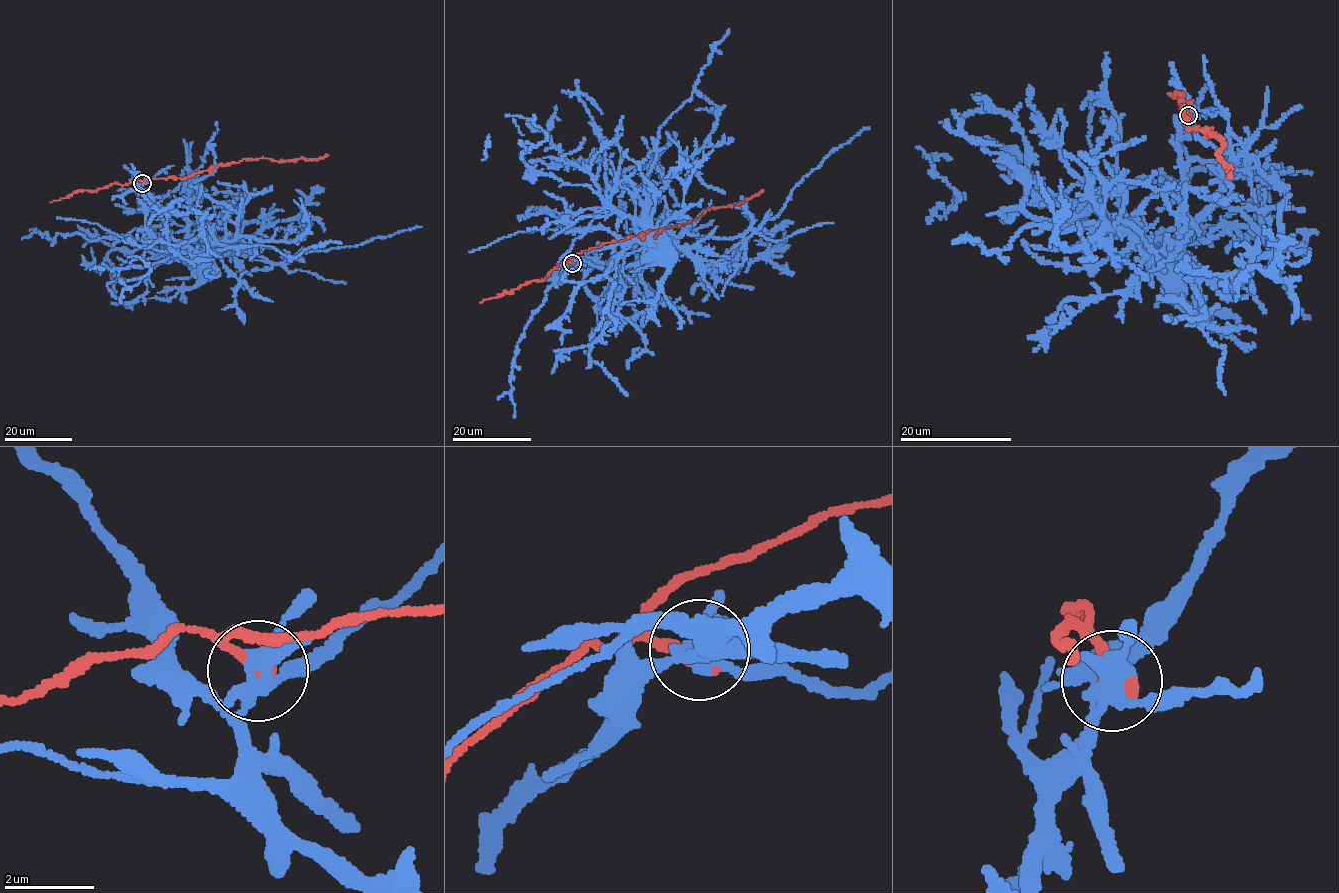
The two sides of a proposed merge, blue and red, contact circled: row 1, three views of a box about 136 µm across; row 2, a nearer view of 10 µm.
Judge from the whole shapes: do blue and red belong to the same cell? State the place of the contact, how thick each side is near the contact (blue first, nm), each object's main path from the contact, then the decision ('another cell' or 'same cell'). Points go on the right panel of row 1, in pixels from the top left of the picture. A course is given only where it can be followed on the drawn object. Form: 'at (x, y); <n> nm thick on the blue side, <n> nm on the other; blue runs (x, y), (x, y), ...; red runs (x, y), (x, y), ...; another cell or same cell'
at (1188, 115); 400 nm thick on the blue side, 360 nm on the other; blue runs (1188, 115), (1177, 146), (1188, 224), (1169, 271); red runs (1188, 115), (1181, 109), (1189, 120), (1188, 128), (1207, 129), (1224, 140), (1217, 156), (1232, 168), (1231, 175); another cell

